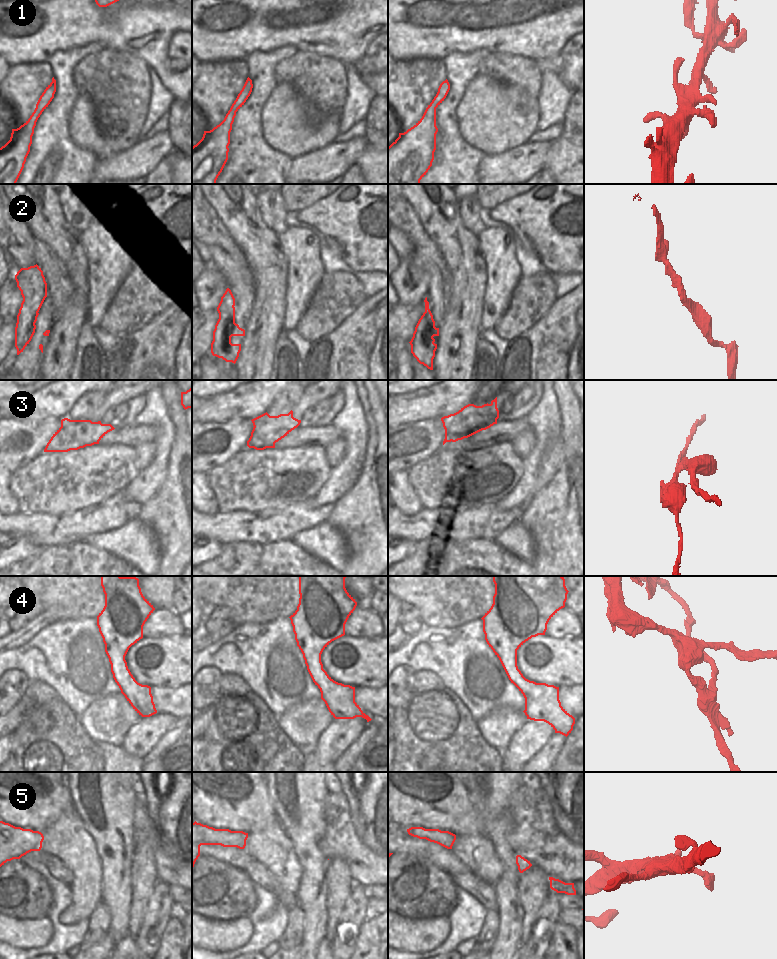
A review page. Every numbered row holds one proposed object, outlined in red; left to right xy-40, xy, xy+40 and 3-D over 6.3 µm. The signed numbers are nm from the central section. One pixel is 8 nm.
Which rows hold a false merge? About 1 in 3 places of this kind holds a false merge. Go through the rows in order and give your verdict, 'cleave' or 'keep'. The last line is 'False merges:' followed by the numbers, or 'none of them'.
1: keep
2: keep
3: cleave
4: cleave
5: keep
False merges: 3, 4

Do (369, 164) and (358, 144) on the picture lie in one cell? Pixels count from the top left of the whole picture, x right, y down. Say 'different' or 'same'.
different

